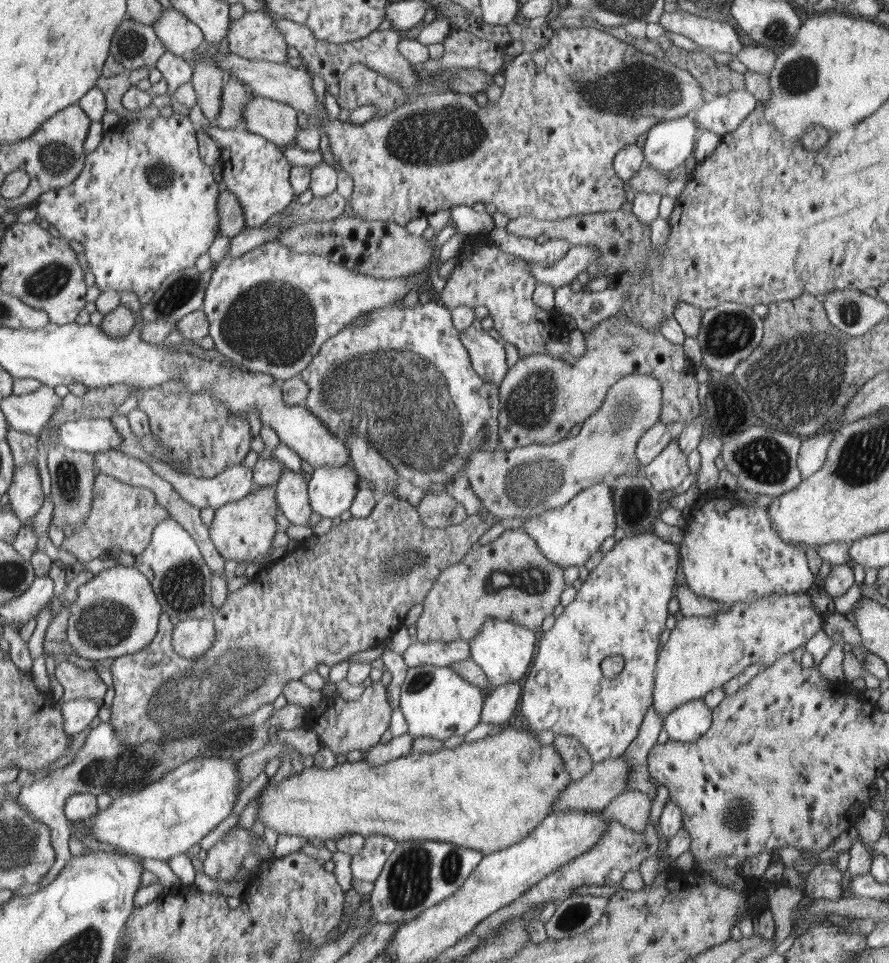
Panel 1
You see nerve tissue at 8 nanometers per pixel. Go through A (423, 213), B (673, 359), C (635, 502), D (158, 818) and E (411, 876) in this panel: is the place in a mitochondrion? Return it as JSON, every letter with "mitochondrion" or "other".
{"A":"other","B":"other","C":"mitochondrion","D":"other","E":"mitochondrion"}

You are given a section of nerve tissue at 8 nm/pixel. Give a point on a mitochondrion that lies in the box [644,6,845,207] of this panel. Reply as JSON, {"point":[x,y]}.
{"point":[800,77]}

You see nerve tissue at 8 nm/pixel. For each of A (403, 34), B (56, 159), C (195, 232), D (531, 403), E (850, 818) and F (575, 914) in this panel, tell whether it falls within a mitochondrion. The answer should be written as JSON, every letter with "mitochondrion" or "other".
{"A":"other","B":"mitochondrion","C":"other","D":"mitochondrion","E":"other","F":"mitochondrion"}

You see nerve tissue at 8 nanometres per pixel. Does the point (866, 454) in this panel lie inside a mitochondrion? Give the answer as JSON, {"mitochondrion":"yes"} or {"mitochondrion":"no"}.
{"mitochondrion":"yes"}

